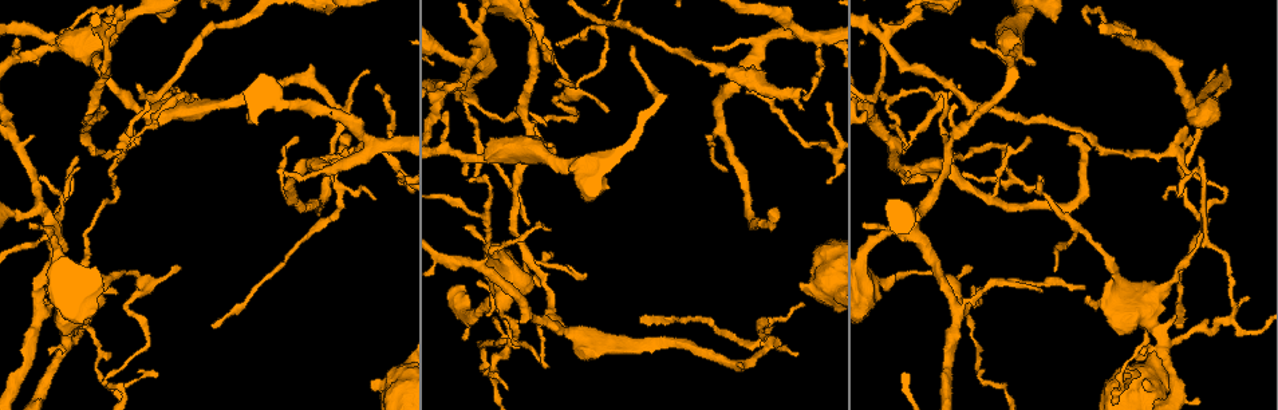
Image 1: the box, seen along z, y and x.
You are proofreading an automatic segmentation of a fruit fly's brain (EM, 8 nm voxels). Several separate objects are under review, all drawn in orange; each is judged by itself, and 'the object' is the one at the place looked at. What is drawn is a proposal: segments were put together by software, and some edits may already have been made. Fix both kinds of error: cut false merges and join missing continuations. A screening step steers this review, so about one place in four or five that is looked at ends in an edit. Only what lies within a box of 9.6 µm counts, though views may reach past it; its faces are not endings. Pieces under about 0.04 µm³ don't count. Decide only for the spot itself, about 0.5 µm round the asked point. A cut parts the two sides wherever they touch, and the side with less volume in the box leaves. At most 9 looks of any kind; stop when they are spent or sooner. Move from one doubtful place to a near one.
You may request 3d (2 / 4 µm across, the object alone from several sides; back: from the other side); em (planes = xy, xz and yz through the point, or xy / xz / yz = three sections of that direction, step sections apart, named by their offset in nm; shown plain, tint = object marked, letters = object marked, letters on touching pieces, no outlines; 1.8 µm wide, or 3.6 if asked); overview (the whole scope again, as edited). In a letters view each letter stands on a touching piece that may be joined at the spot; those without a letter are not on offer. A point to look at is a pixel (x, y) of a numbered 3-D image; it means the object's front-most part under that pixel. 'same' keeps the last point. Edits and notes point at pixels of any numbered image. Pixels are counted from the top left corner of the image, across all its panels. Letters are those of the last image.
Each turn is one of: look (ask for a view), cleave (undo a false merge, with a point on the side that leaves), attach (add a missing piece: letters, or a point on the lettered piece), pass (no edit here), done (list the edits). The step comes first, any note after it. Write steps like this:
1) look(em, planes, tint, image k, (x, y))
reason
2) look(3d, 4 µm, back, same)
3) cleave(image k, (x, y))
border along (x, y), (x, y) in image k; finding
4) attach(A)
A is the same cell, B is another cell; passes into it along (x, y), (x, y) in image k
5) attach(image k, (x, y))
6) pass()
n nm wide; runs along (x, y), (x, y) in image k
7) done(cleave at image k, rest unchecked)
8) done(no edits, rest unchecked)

look(3d, 2 µm, back, image 1, (367, 70))
branch stops here

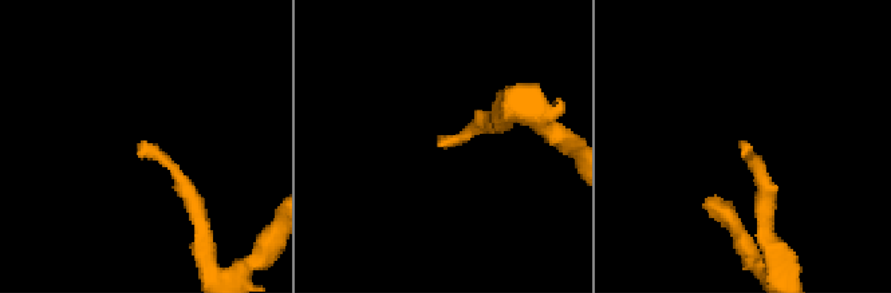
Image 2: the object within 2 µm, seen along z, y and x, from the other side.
look(em, 3.6 µm, planes, tint, image 2, (745, 144))

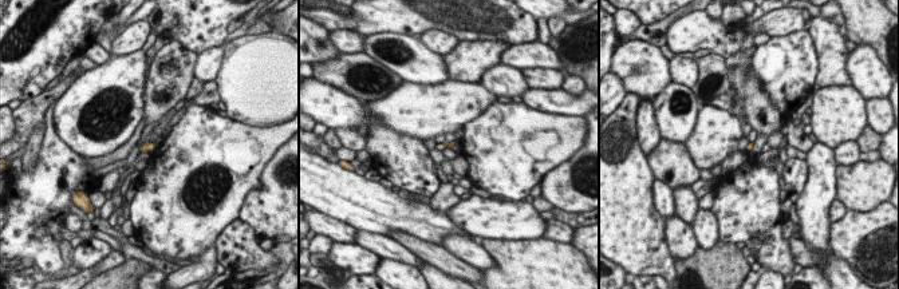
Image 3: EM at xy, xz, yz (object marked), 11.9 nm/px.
look(em, 3.6 µm, planes, letters, same)

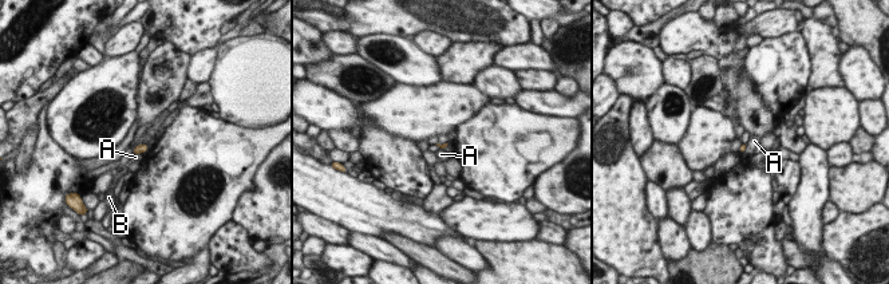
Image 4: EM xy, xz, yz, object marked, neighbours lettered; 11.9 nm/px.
pass()
A and B are other cells; border along (141, 153), (131, 156) in image 4; no lettered piece goes on from it

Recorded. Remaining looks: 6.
look(3d, 2 µm, image 1, (1163, 197))
free end

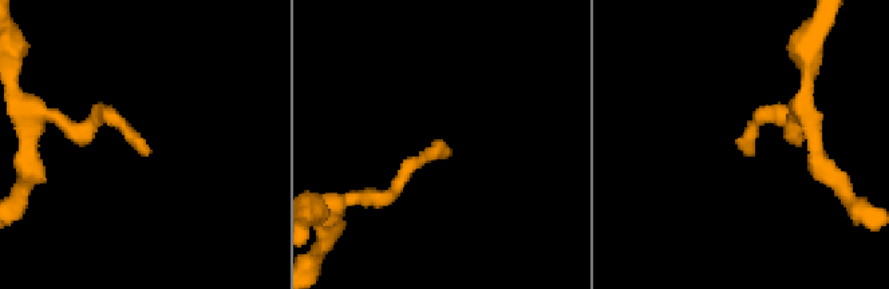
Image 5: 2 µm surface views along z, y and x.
look(em, xy, step 4, tint, image 5, (144, 153))
shape alone is not enough

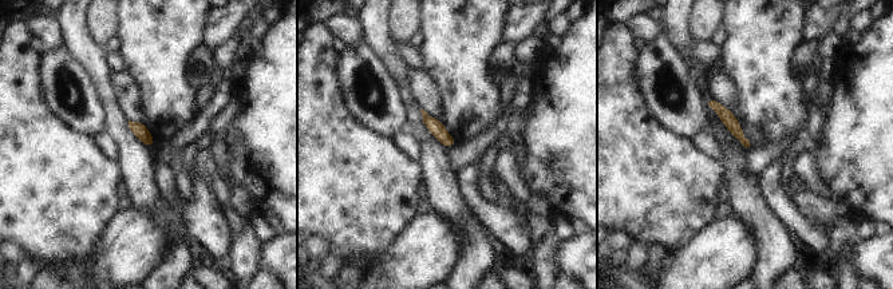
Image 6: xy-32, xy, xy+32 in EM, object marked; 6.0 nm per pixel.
look(em, planes, letters, same)

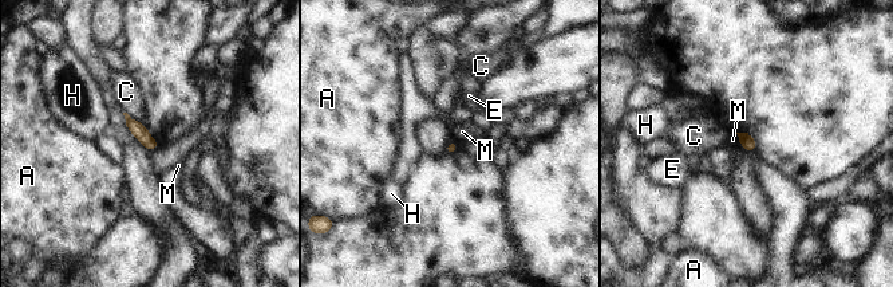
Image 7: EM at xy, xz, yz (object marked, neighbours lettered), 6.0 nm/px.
pass()
A, C, E, H and M are other cells; border along (735, 133), (741, 144) in image 7; none of them fits

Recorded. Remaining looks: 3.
look(em, planes, tint, image 1, (1073, 206))
sharp bend

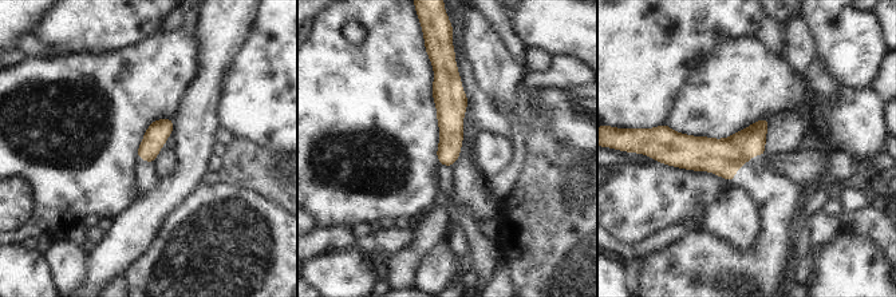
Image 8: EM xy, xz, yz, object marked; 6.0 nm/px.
look(em, planes, letters, same)

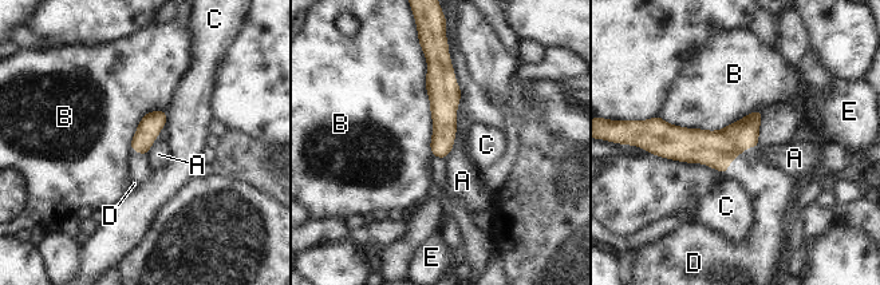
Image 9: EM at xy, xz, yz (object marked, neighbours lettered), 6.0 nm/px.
attach(D)
B touches over 600 nm; D is the same cell, A, B, C and E are other cells; passes into it along (717, 149), (737, 154), (765, 185) in image 9; it goes on there

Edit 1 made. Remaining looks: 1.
done(attach at image 9, rest unchecked)

